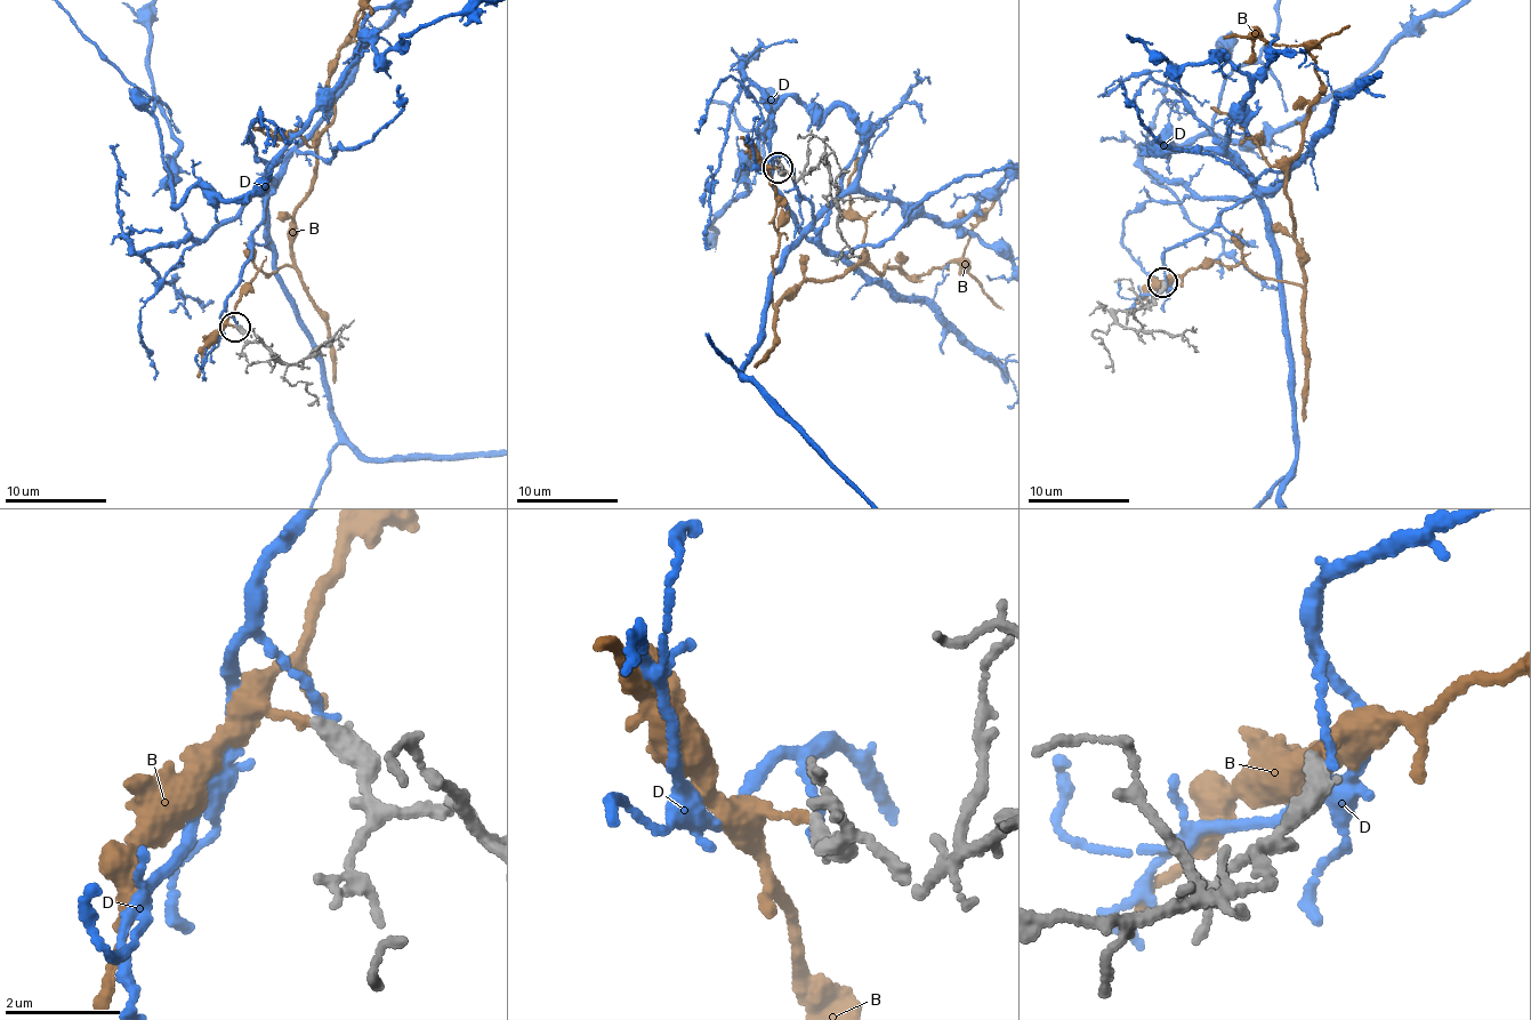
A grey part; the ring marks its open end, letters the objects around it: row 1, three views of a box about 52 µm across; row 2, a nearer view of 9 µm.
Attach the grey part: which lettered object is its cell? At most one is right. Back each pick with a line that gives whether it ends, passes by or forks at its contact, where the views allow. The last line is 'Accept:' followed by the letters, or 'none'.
Accept: none

